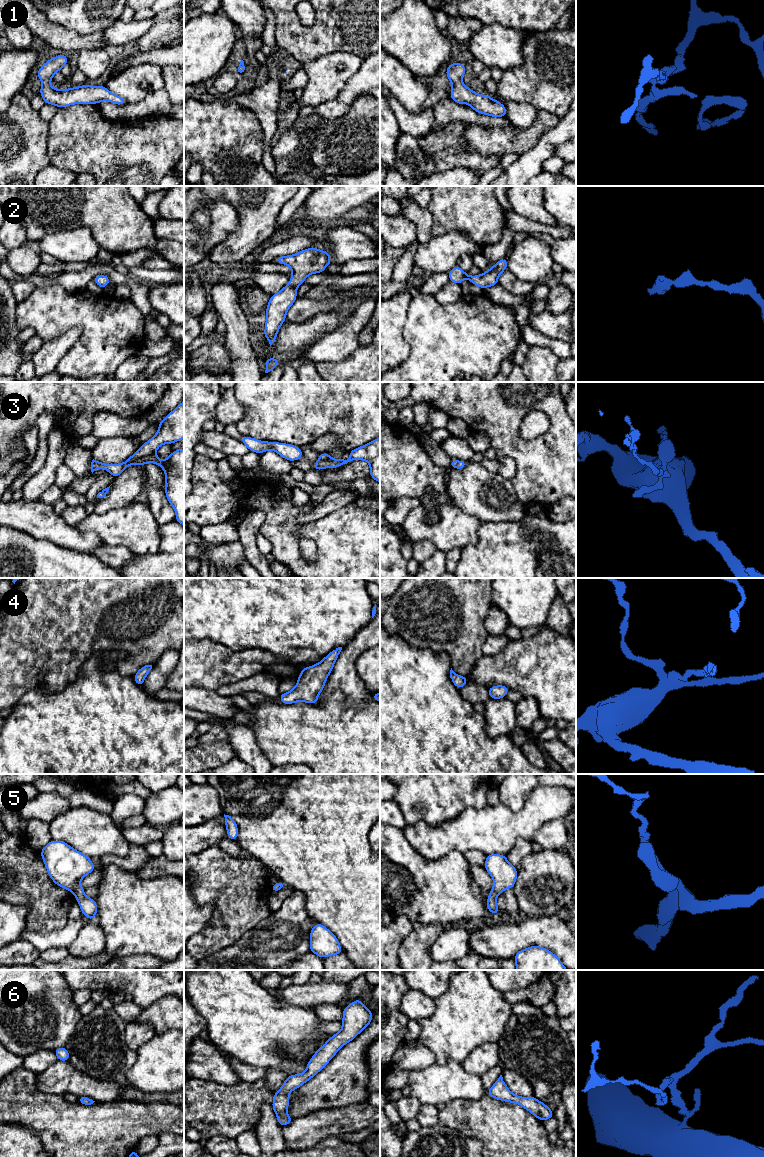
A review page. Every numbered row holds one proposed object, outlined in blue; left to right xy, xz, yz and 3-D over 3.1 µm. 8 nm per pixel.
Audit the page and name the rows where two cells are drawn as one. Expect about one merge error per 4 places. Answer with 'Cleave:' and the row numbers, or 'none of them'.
Cleave: none of them

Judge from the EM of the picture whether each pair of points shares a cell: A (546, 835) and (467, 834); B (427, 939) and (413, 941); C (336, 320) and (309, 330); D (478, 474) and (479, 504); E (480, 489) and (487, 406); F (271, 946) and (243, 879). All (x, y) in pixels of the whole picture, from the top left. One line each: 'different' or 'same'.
A: different
B: same
C: same
D: same
E: different
F: different

